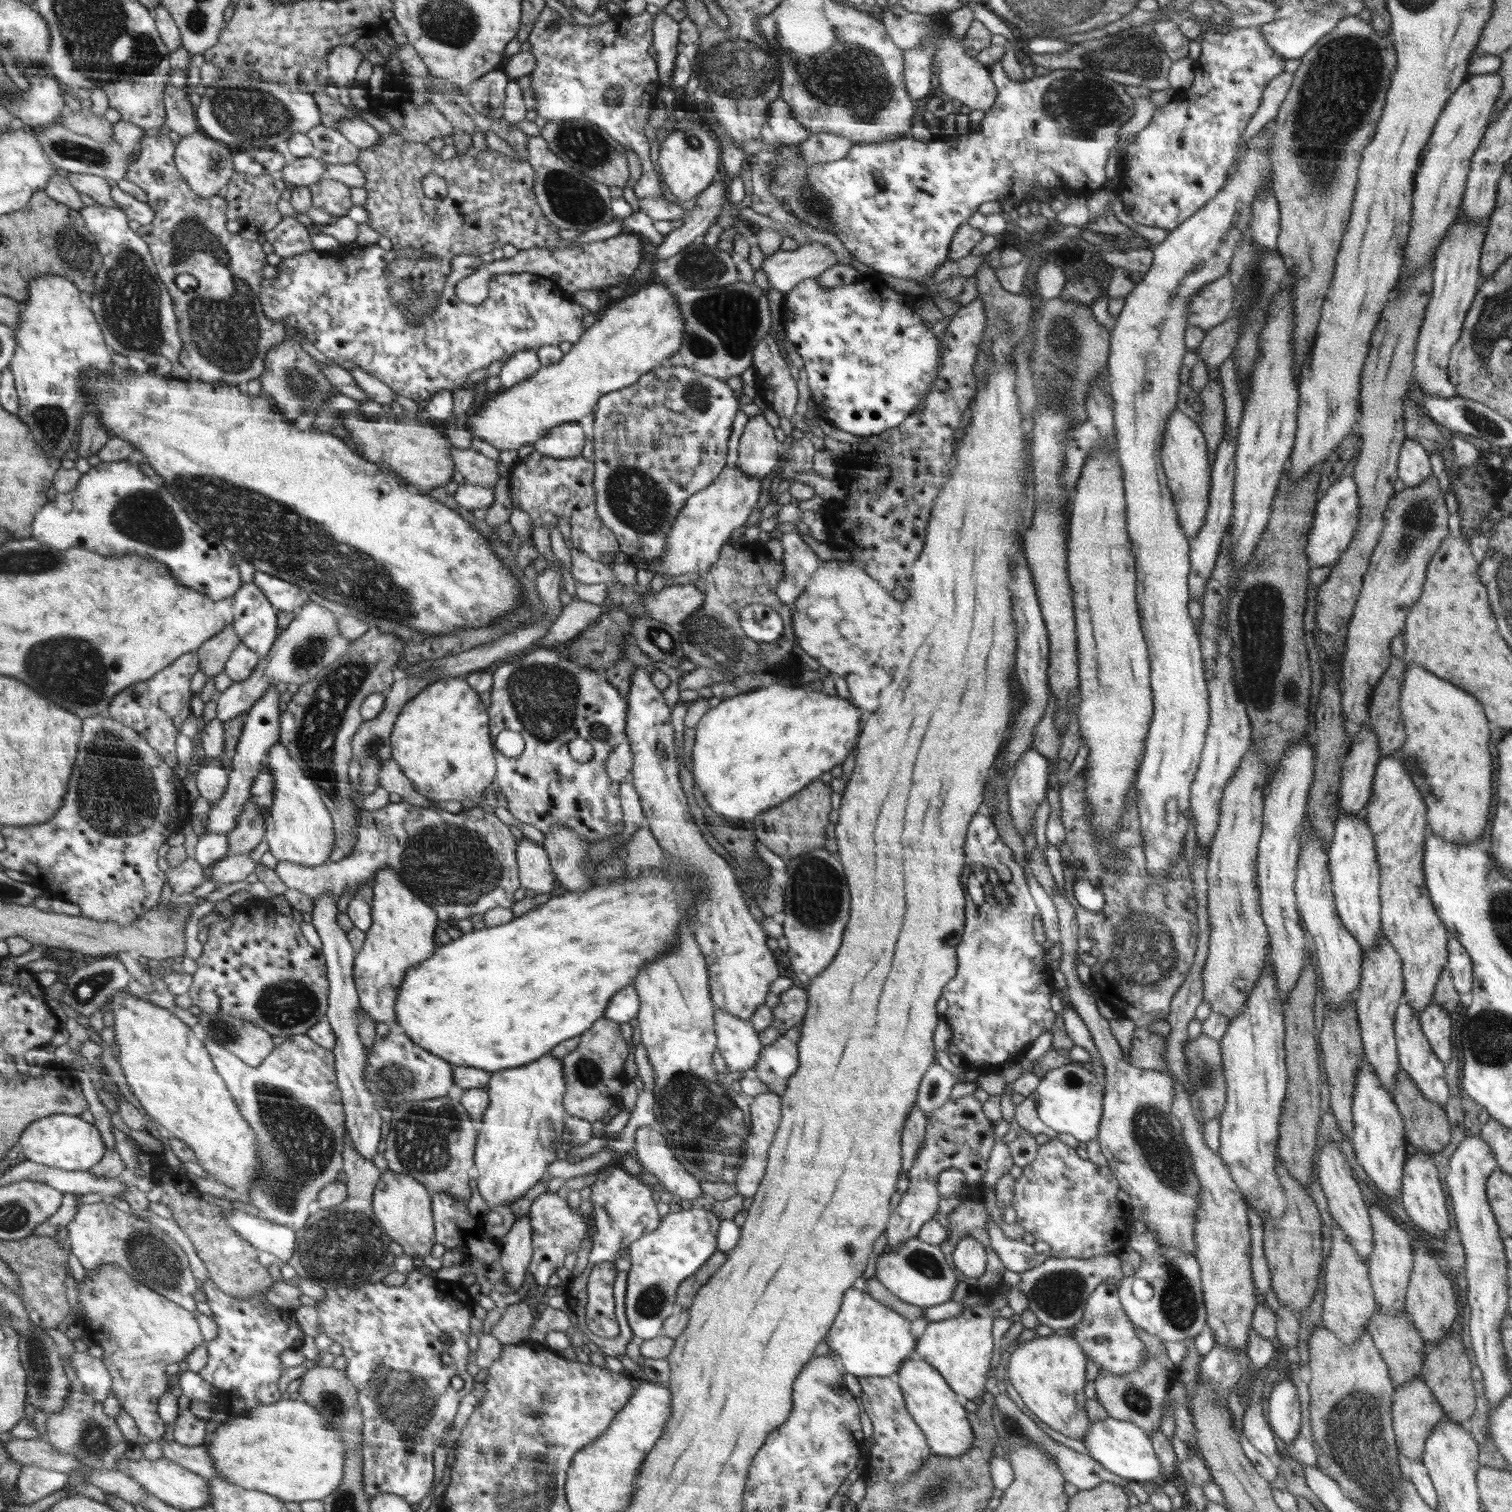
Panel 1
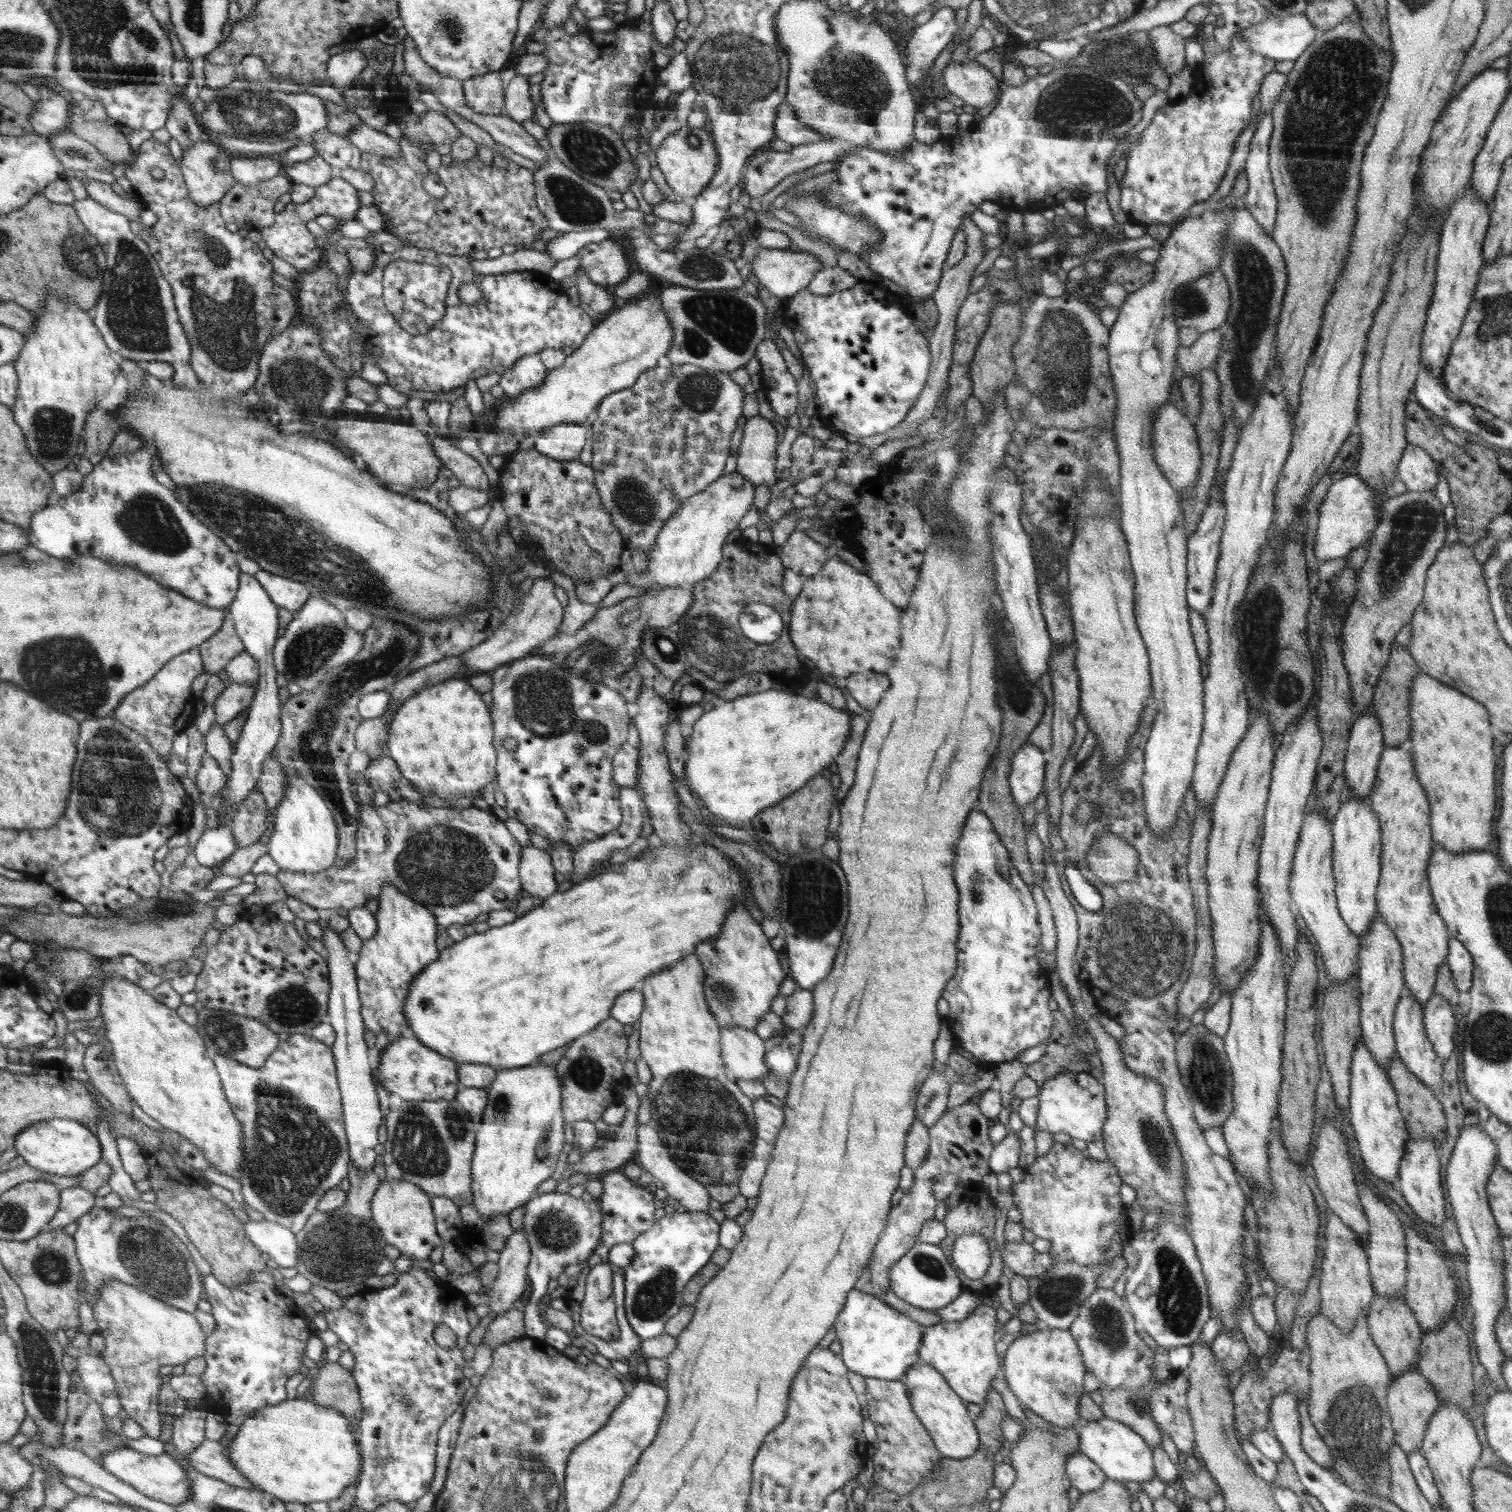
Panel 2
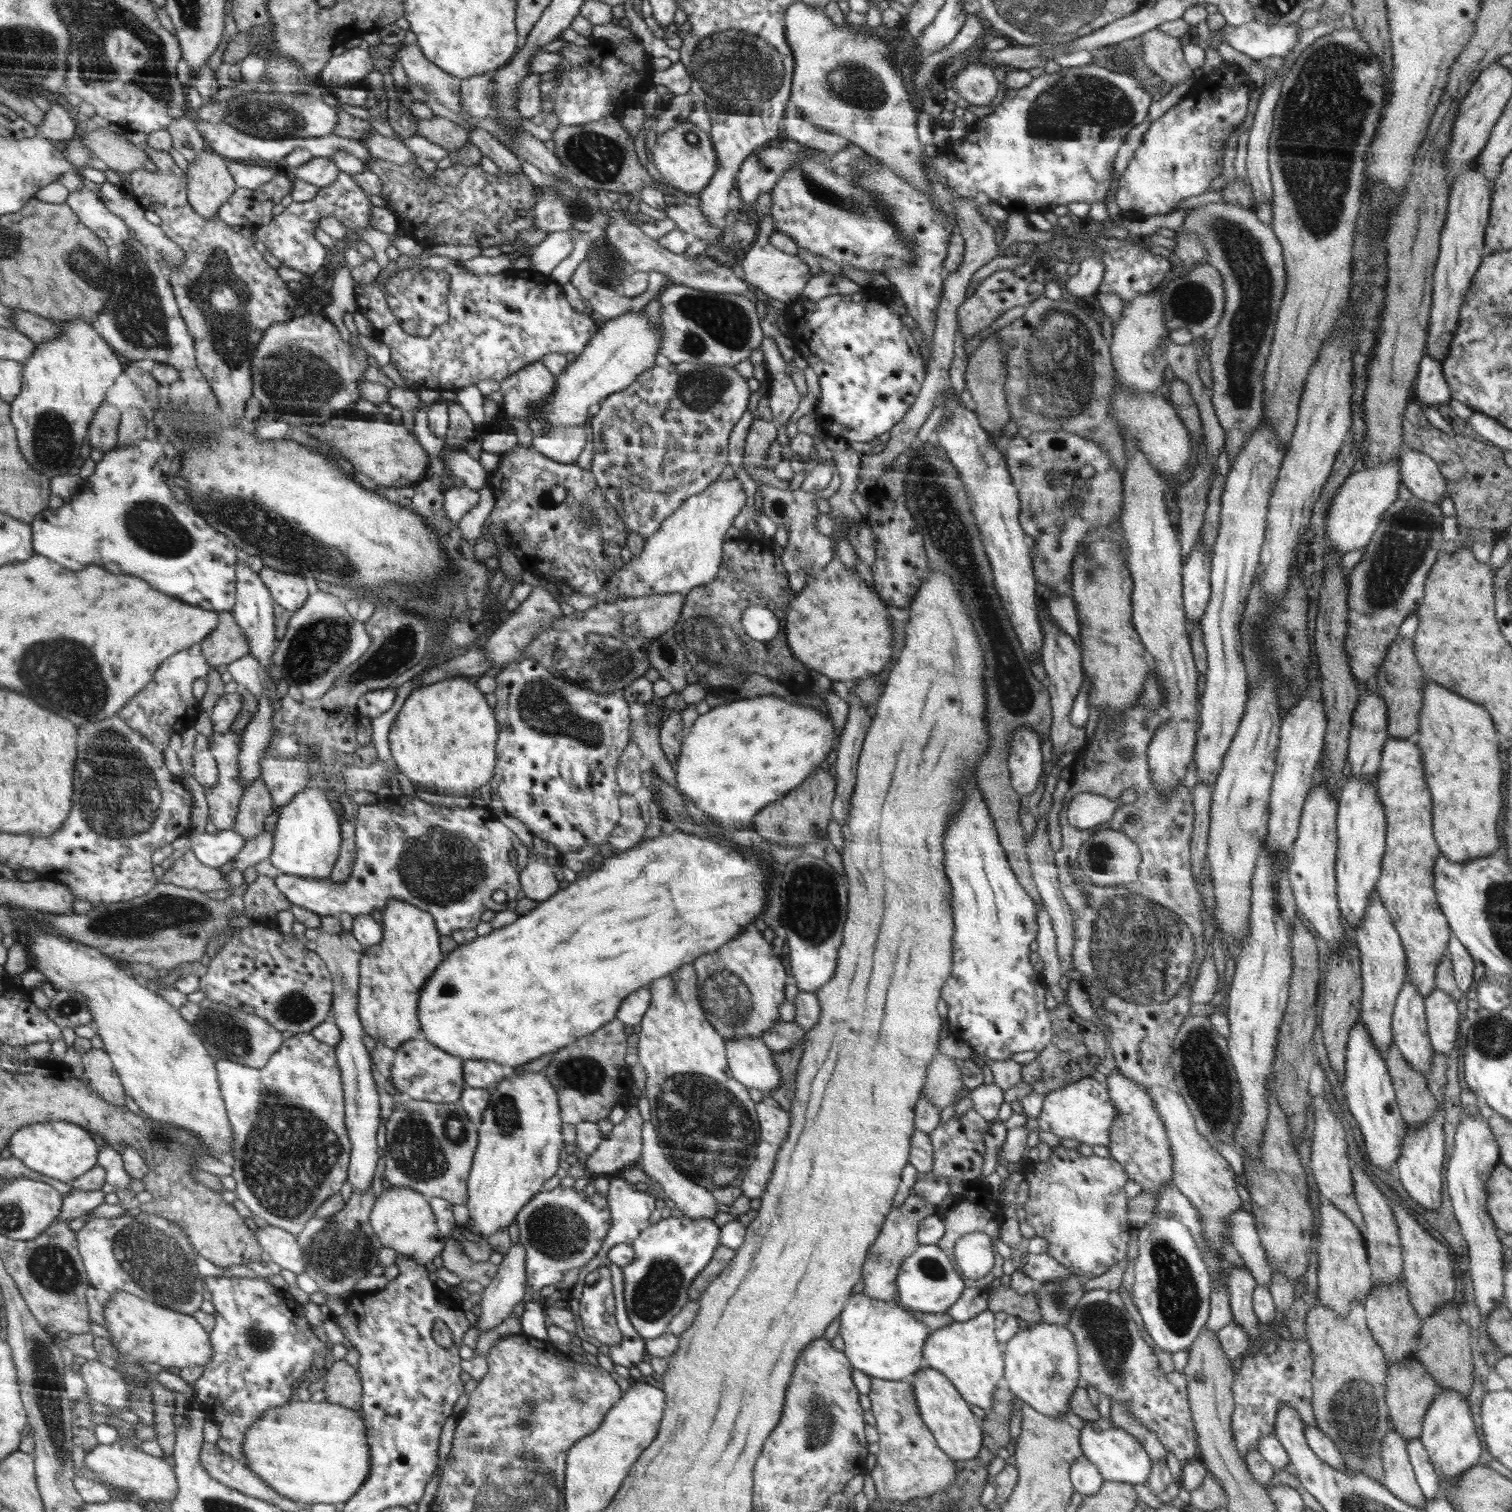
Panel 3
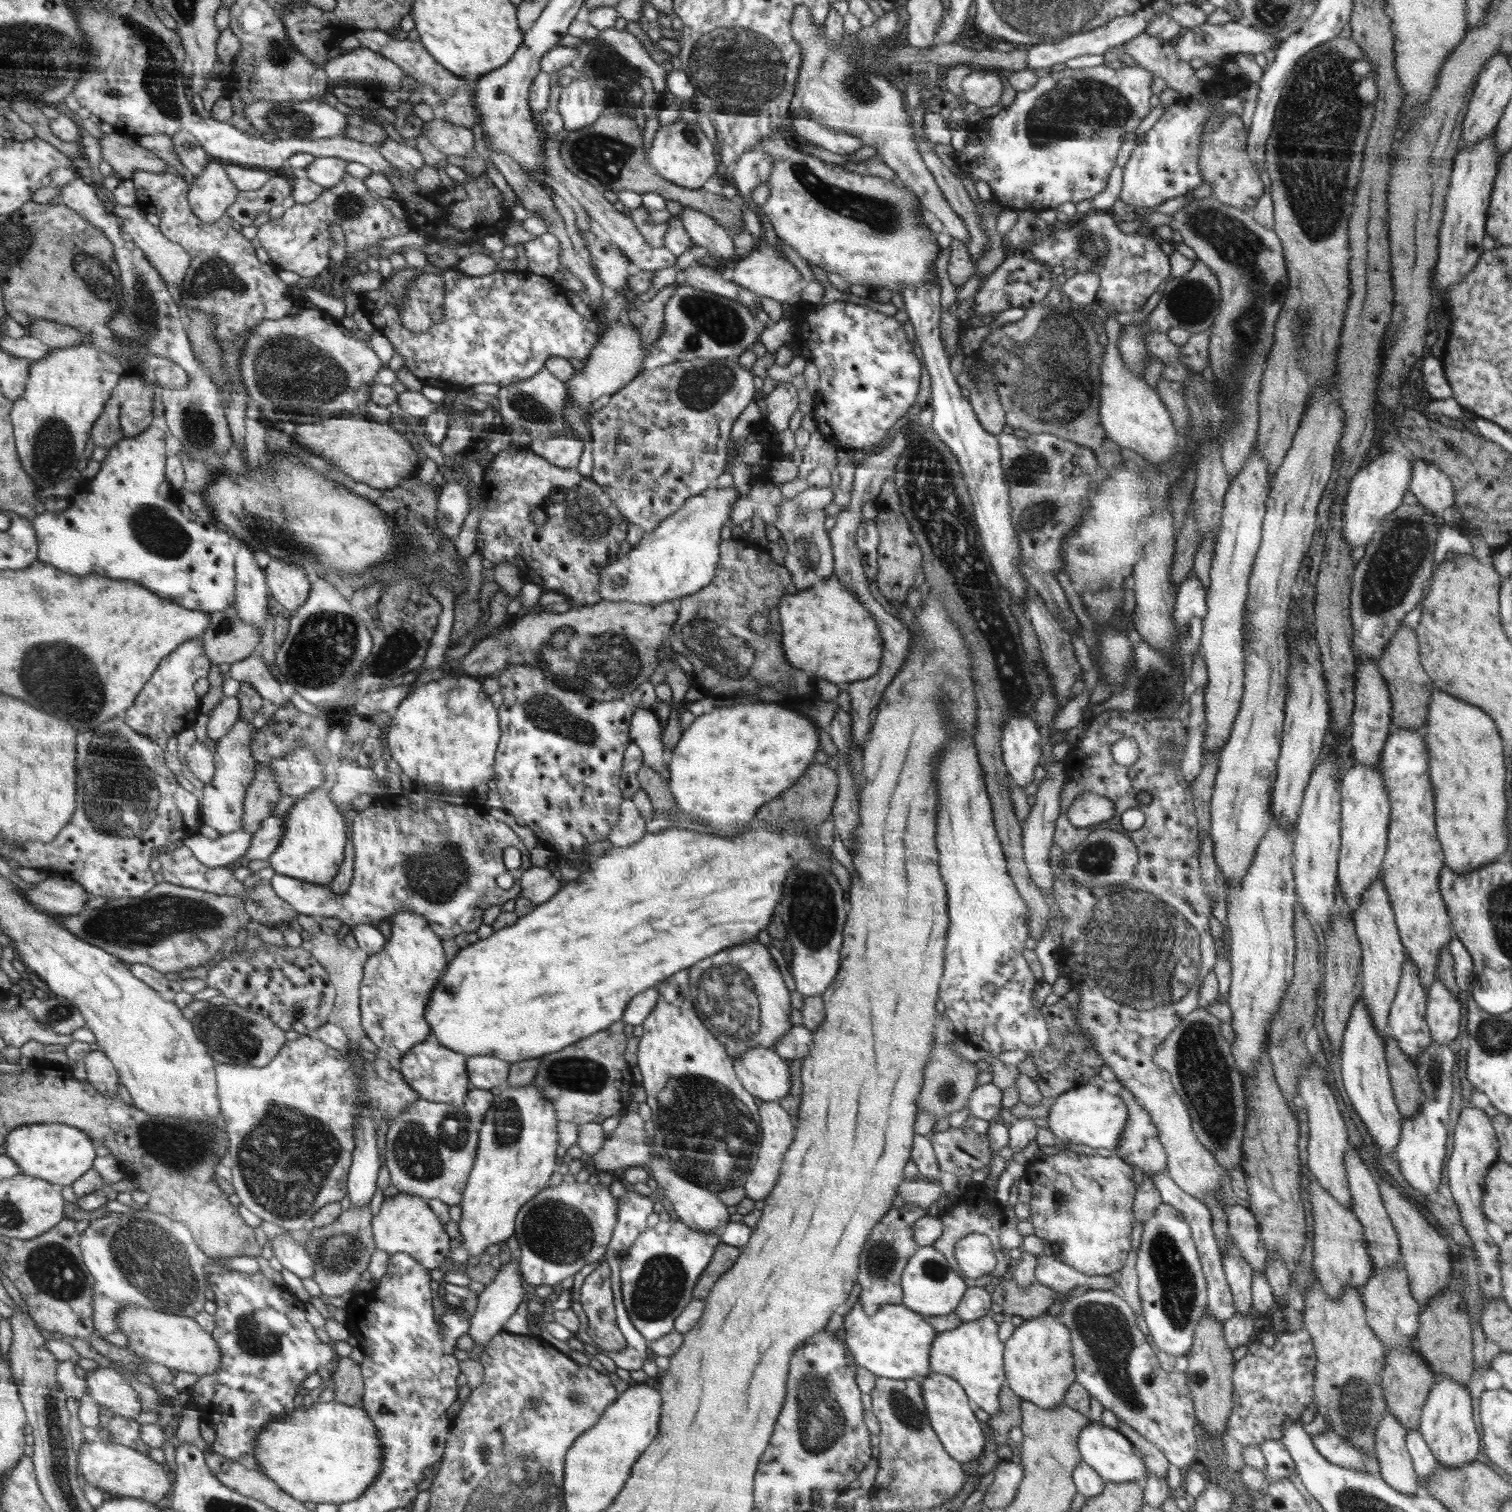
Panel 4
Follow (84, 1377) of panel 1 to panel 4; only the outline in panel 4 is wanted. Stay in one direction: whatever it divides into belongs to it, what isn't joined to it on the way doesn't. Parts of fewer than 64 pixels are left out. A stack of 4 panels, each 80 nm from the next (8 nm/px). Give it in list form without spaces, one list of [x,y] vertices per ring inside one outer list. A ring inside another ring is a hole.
[[[98,1367],[86,1375],[91,1397],[100,1407],[108,1408],[110,1416],[134,1419],[142,1412],[138,1393],[114,1368]]]

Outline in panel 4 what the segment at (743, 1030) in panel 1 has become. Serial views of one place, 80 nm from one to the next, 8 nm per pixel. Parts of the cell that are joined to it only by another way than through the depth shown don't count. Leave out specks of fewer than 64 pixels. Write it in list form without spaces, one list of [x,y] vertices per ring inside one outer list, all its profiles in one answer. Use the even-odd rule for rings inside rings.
[[[750,1046],[734,1060],[734,1069],[743,1087],[764,1102],[777,1102],[789,1093],[791,1074],[788,1067],[786,1059],[766,1047]]]

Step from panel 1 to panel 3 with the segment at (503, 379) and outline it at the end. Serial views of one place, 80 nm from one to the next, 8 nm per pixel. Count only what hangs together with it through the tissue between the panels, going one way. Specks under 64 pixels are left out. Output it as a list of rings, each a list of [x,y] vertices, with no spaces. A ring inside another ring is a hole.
[[[541,361],[527,364],[527,367],[499,383],[504,396],[500,407],[510,419],[529,421],[535,436],[552,428],[551,424],[535,416],[535,410],[544,404],[555,385],[555,376]]]

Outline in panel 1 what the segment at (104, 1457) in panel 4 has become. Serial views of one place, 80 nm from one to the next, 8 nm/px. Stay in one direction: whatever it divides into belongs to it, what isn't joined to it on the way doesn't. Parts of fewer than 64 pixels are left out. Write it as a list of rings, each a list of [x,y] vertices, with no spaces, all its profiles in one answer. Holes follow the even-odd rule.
[[[163,1456],[158,1460],[146,1460],[144,1457],[134,1461],[119,1460],[115,1470],[131,1476],[148,1490],[150,1494],[153,1494],[156,1498],[162,1500],[162,1502],[166,1502],[166,1504],[170,1504],[170,1506],[183,1511],[204,1508],[205,1506],[209,1506],[212,1503],[211,1500],[213,1500],[213,1494],[207,1483],[208,1479]]]

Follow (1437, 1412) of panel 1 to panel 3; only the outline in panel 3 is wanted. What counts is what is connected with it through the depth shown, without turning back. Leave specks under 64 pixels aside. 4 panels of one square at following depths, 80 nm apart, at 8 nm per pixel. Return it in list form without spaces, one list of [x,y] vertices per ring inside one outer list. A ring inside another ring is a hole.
[[[1416,1357],[1392,1362],[1387,1367],[1384,1398],[1389,1410],[1390,1423],[1406,1443],[1408,1440],[1419,1438],[1421,1435],[1422,1419],[1440,1390],[1442,1388],[1436,1384],[1430,1374],[1425,1372],[1424,1367]]]

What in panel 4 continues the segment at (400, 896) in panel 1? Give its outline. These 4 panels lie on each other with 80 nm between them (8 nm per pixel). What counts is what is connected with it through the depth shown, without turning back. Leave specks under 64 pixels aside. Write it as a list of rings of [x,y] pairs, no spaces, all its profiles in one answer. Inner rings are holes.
[[[400,912],[390,923],[390,939],[381,951],[367,955],[364,962],[359,1005],[366,1037],[380,1050],[400,1059],[431,1036],[426,1010],[449,962],[441,938],[420,914]]]

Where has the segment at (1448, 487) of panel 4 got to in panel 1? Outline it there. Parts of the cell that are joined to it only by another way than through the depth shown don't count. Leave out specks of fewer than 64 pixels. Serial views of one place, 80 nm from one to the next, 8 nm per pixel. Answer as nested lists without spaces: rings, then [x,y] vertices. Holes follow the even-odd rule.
[[[1407,437],[1403,440],[1397,464],[1397,475],[1406,487],[1416,486],[1433,474],[1429,455],[1427,450],[1416,441]]]

